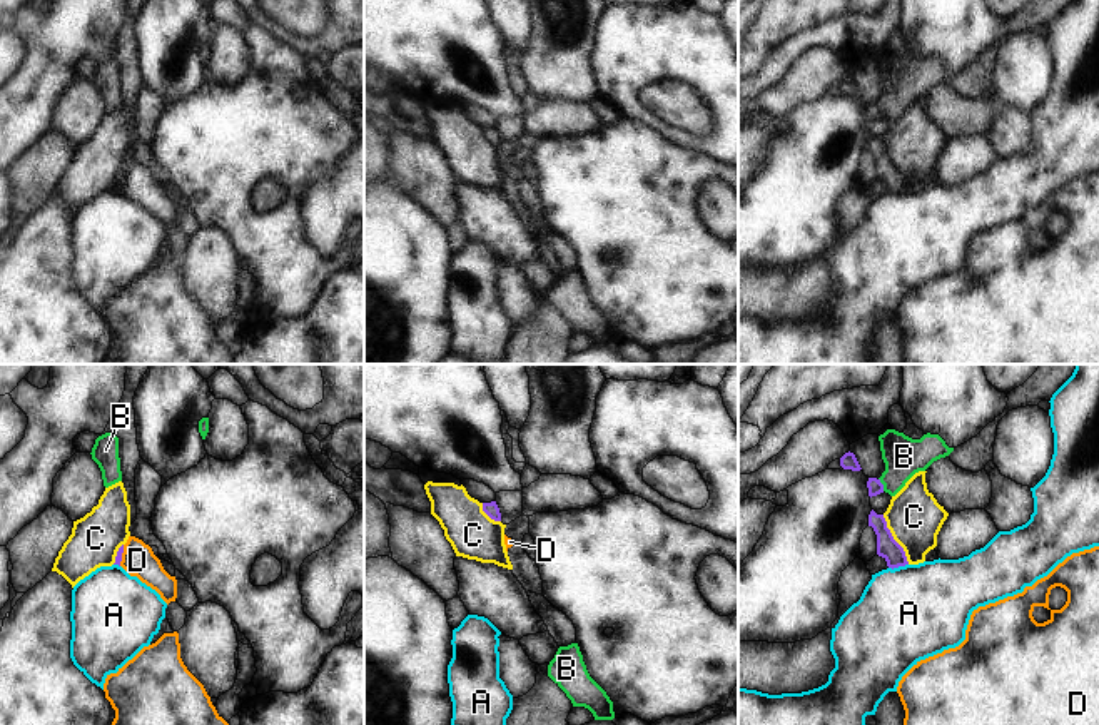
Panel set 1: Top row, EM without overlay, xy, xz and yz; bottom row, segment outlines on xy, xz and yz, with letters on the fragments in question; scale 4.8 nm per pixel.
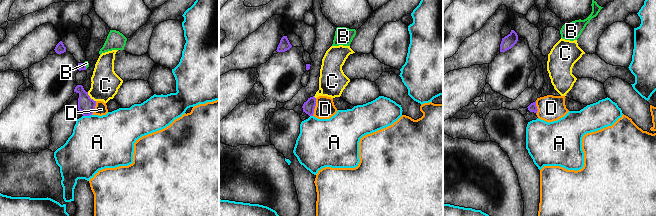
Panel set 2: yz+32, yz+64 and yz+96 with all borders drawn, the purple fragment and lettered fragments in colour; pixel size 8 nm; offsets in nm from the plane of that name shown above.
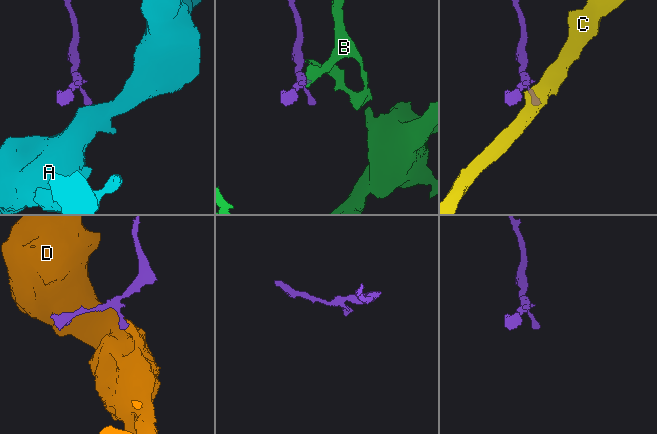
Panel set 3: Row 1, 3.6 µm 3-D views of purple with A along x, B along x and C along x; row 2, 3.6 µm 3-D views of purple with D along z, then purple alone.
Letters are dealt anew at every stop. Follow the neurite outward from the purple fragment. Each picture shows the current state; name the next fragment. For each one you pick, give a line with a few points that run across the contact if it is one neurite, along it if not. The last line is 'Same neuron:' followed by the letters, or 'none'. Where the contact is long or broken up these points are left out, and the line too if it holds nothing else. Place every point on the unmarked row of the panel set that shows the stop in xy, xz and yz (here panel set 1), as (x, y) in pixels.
Same neuron: none

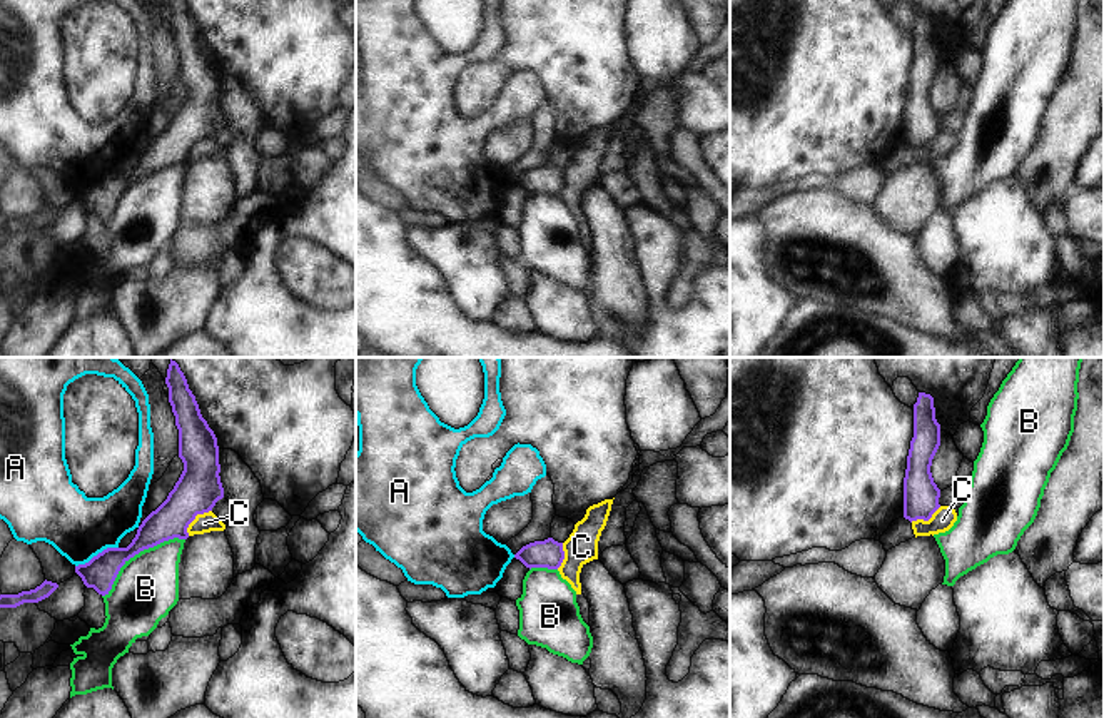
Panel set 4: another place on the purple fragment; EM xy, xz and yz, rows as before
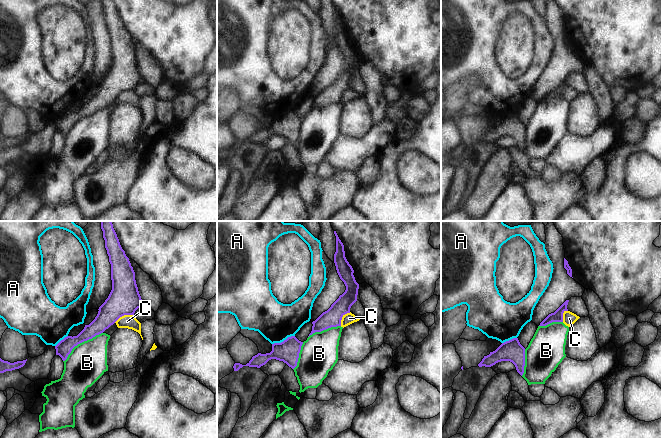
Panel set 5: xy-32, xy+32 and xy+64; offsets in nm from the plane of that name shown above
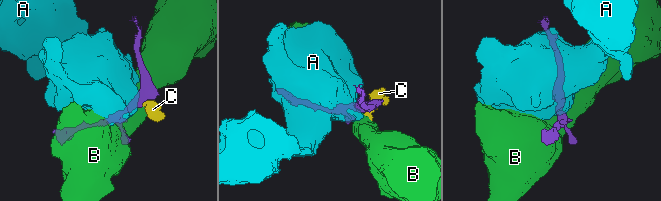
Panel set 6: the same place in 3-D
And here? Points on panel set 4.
Same neuron: none

